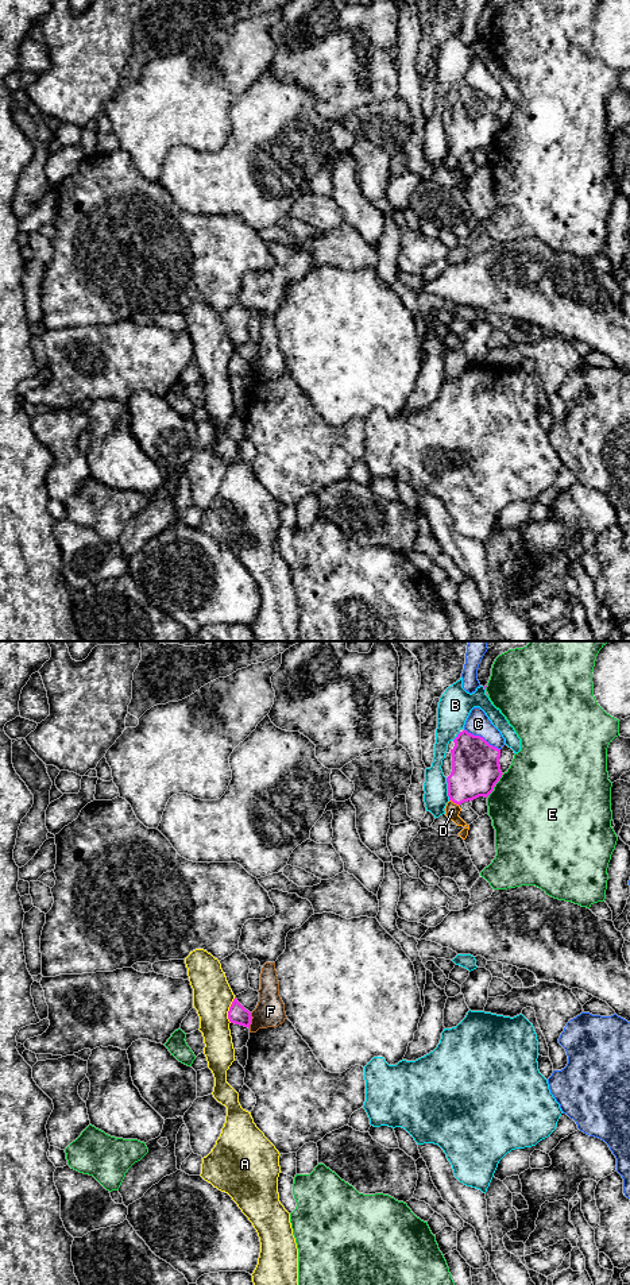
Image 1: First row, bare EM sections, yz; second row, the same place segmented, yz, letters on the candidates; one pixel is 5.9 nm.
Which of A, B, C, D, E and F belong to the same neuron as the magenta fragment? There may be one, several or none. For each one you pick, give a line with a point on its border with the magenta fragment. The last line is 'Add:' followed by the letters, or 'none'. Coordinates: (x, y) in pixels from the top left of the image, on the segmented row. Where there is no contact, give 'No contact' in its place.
D: Touches magenta at yz (455, 802)
Add: D

